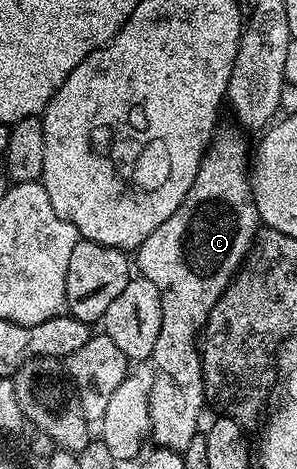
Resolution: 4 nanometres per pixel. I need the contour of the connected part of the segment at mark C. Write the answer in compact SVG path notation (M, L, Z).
M234 133L215 136L198 168L194 186L188 195L184 195L180 207L176 207L176 211L172 211L172 215L168 215L168 219L164 219L164 223L160 223L160 227L156 227L156 231L152 231L152 235L148 235L136 250L137 272L156 283L162 292L162 326L154 348L152 361L156 368L152 391L148 395L150 436L155 446L183 453L188 443L199 436L198 416L202 413L202 404L208 401L202 378L200 327L205 326L216 299L224 295L228 283L241 267L259 228L258 212L250 190L246 141Z

